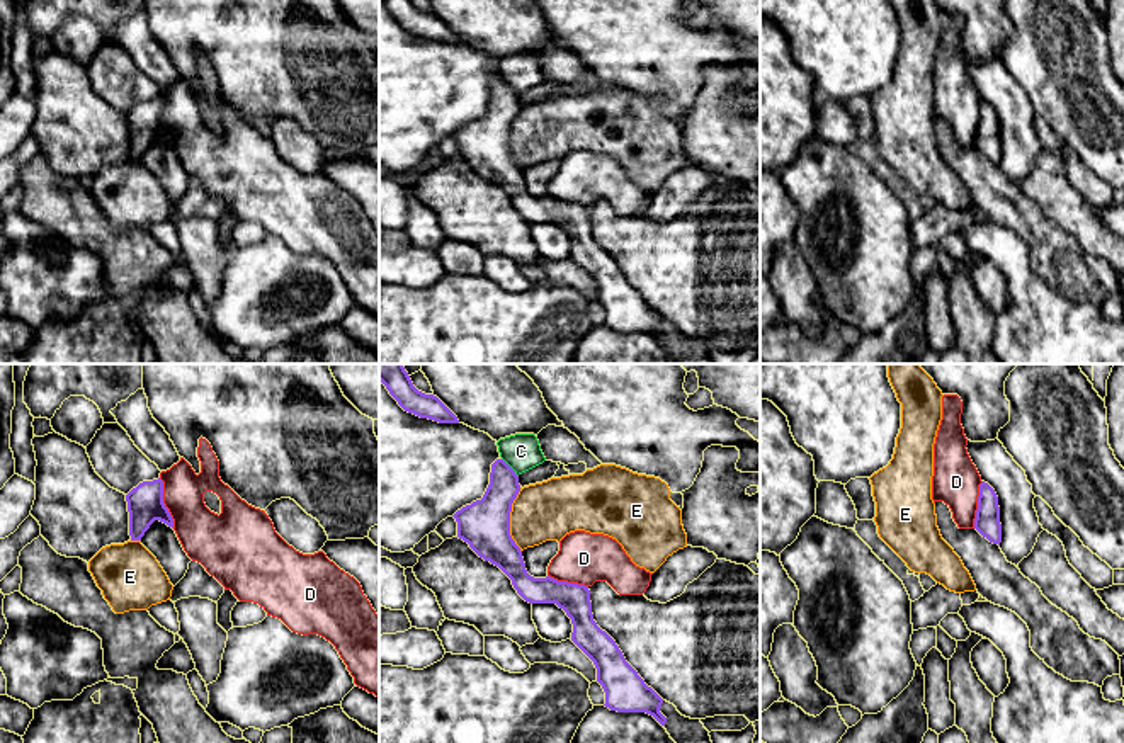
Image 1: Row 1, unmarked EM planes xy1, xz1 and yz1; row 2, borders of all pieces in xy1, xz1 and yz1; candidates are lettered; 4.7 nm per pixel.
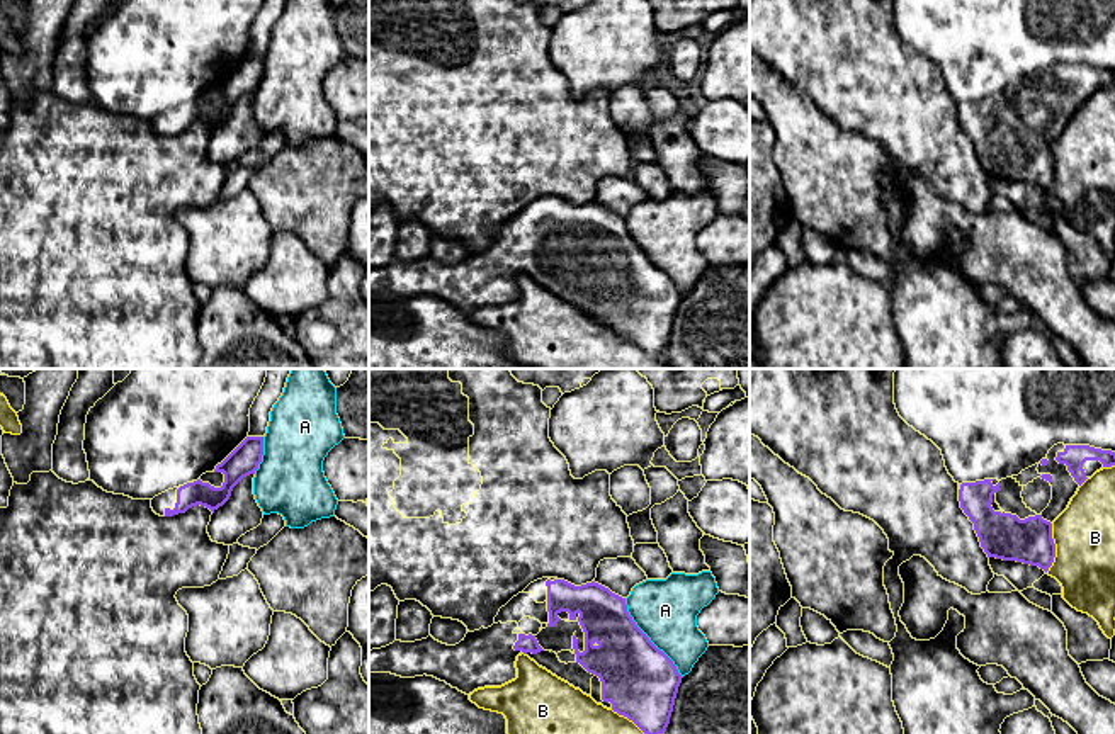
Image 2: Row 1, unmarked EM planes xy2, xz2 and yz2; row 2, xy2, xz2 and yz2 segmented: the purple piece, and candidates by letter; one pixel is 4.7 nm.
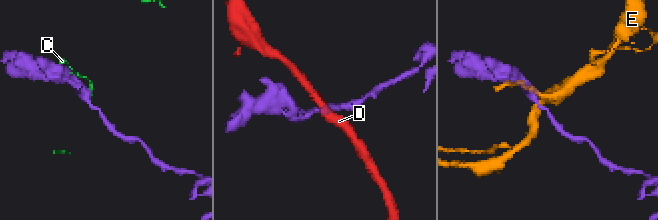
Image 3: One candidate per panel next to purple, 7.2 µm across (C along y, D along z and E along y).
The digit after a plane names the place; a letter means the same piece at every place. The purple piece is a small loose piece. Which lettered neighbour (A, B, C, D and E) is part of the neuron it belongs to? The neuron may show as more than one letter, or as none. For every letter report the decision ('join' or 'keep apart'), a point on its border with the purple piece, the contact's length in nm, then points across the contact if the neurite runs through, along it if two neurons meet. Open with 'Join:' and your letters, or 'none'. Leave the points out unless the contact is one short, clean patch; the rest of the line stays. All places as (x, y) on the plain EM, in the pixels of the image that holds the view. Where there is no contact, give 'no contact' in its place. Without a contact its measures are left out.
Join: none
A: keep apart; meets purple in xz2 at (648, 257); contact 460 nm long
B: keep apart; meets purple in yz2 at (1054, 167); contact 240 nm long
C: keep apart; meets purple in xz1 at (510, 87); contact 120 nm long; border along xz1 (502, 77), (517, 96)
D: keep apart; meets purple in xy1 at (164, 123); contact 260 nm long; border along xy1 (158, 97), (162, 101), (162, 121), (174, 147)
E: keep apart; meets purple in xz1 at (509, 140); contact 300 nm long; border along xz1 (519, 107), (510, 131), (510, 157), (521, 170)

